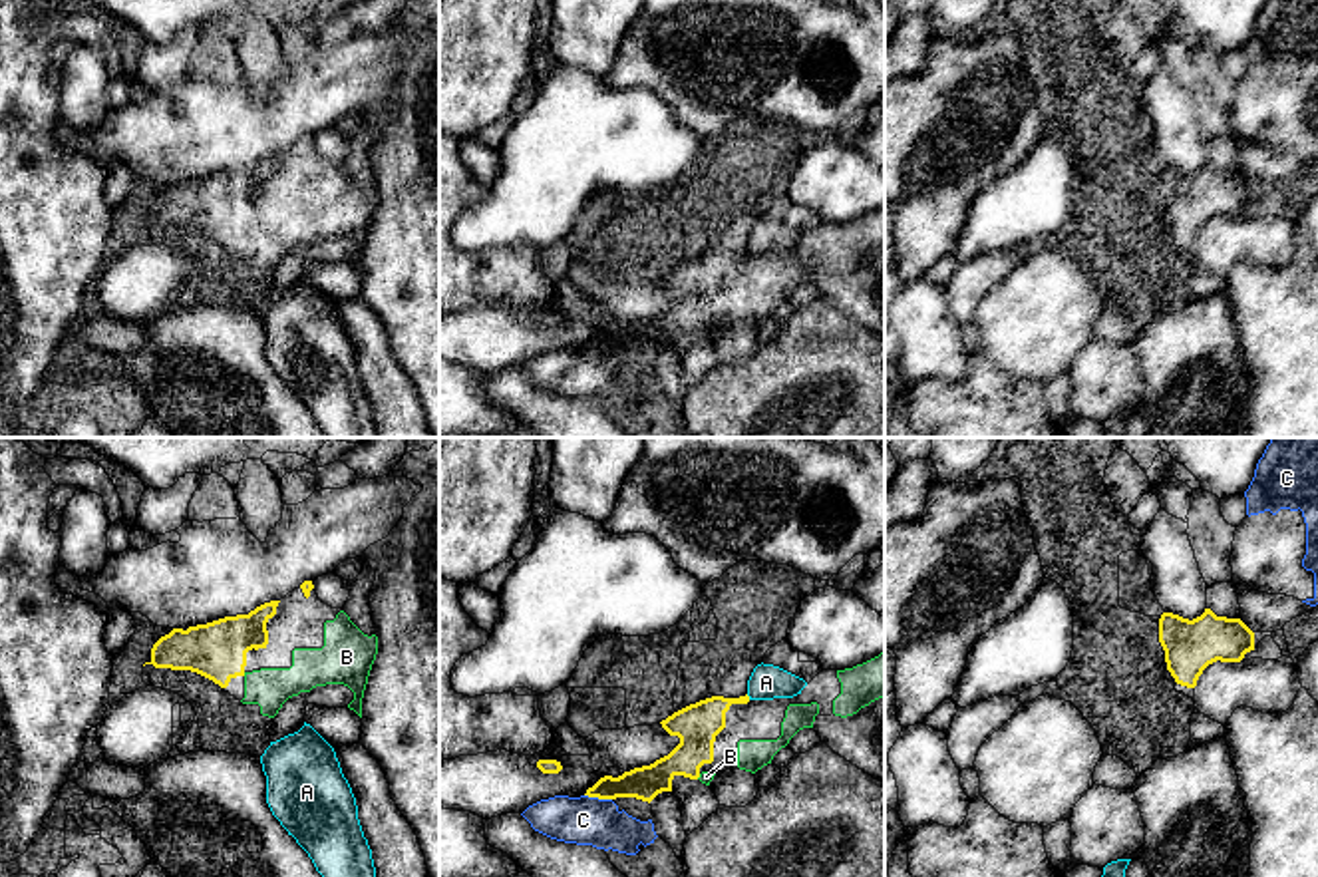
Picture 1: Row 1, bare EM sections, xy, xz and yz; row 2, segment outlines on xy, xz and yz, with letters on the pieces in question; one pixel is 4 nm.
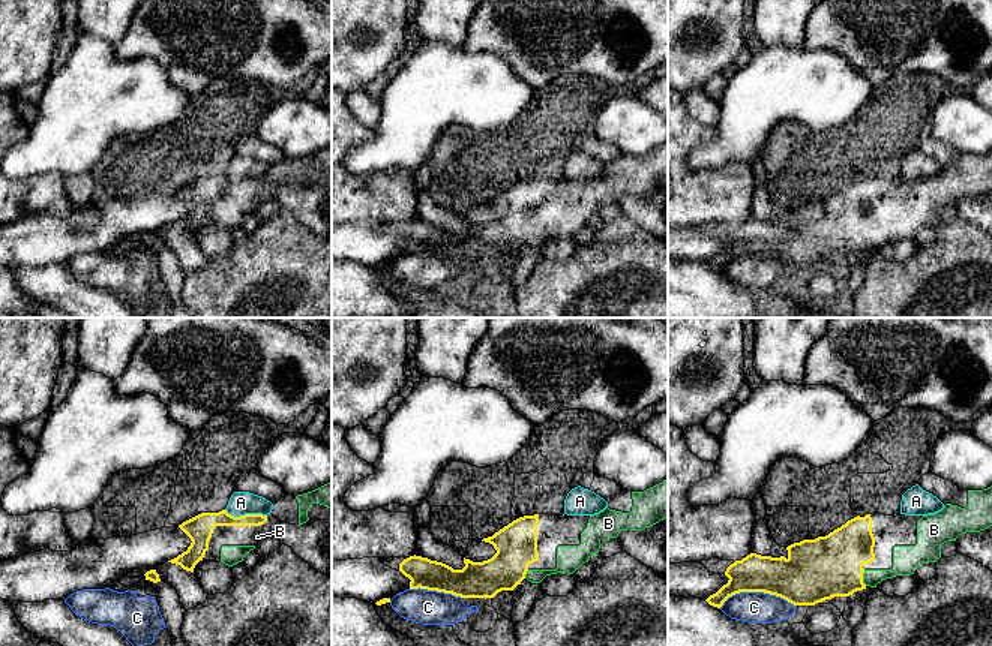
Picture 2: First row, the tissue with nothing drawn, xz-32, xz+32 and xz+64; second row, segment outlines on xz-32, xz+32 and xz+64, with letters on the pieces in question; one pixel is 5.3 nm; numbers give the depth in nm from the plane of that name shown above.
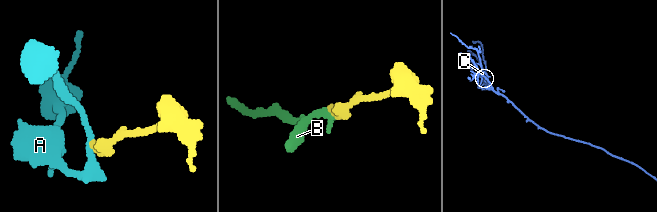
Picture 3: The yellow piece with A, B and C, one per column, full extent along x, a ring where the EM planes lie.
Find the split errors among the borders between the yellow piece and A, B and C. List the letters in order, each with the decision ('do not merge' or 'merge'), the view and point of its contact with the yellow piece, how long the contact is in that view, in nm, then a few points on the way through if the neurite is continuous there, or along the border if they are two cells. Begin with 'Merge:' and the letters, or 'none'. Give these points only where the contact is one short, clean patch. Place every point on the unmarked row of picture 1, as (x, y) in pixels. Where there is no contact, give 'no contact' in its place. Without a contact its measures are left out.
Merge: B
A: do not merge; contact xz (748, 251); length 30 nm; border xz (746, 249), (750, 253)
B: merge; contact xz (698, 331); length 30 nm
C: do not merge; contact xz (599, 352); length 110 nm

